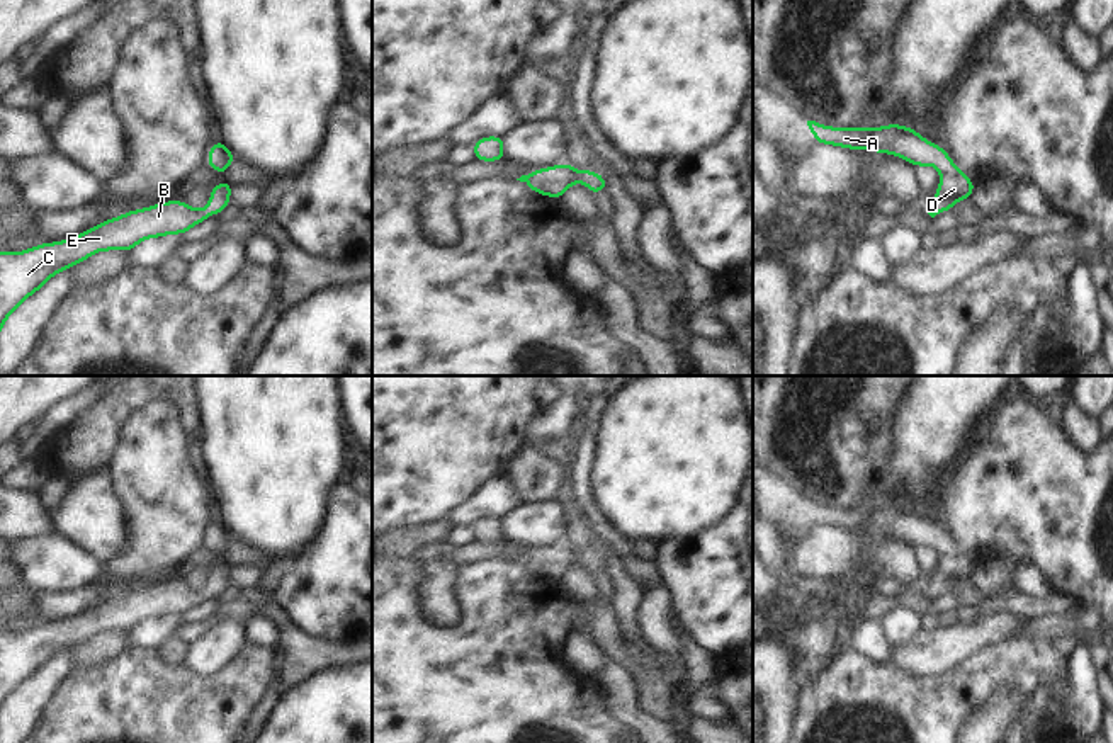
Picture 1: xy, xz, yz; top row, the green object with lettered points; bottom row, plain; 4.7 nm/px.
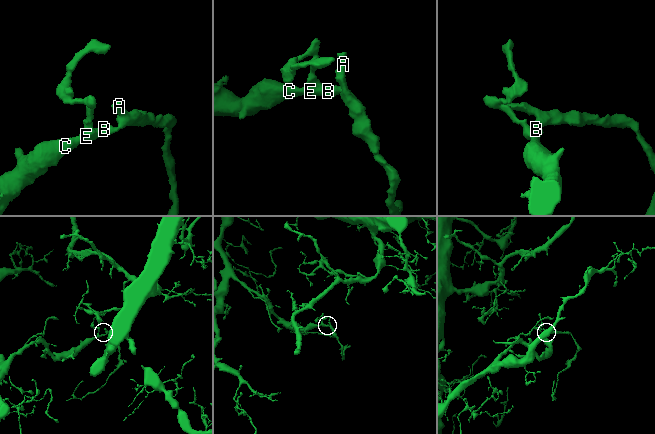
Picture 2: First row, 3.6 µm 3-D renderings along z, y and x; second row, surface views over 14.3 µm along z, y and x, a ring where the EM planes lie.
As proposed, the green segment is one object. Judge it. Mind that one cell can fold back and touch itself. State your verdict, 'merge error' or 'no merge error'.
no merge error

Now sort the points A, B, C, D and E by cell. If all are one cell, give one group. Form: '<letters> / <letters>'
A B C D E

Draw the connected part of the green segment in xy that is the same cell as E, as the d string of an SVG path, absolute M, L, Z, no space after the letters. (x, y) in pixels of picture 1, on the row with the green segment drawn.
M229 182L216 184L202 209L194 209L185 201L165 201L127 211L63 241L41 243L24 252L0 252L0 332L7 318L53 275L97 252L131 252L148 238L184 235L229 207L233 187Z

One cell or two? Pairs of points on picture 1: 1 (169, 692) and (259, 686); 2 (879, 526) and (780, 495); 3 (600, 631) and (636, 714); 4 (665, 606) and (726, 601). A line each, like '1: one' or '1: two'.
1: one
2: one
3: two
4: two

